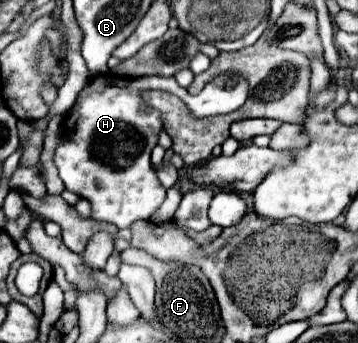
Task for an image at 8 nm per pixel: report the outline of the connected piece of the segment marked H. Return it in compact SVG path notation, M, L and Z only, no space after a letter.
M105 75L93 77L77 95L75 105L71 109L71 117L67 113L63 121L63 139L65 143L59 143L53 155L53 163L59 171L61 181L65 183L65 189L77 193L79 197L87 199L93 205L93 219L107 221L117 225L119 229L127 229L131 223L139 219L149 219L151 213L163 203L165 199L165 187L159 183L155 169L151 165L151 149L157 145L157 137L163 129L161 115L155 109L149 109L139 93L141 89L159 89L167 93L177 93L183 97L187 91L177 85L173 77L117 77L109 75L105 83Z

